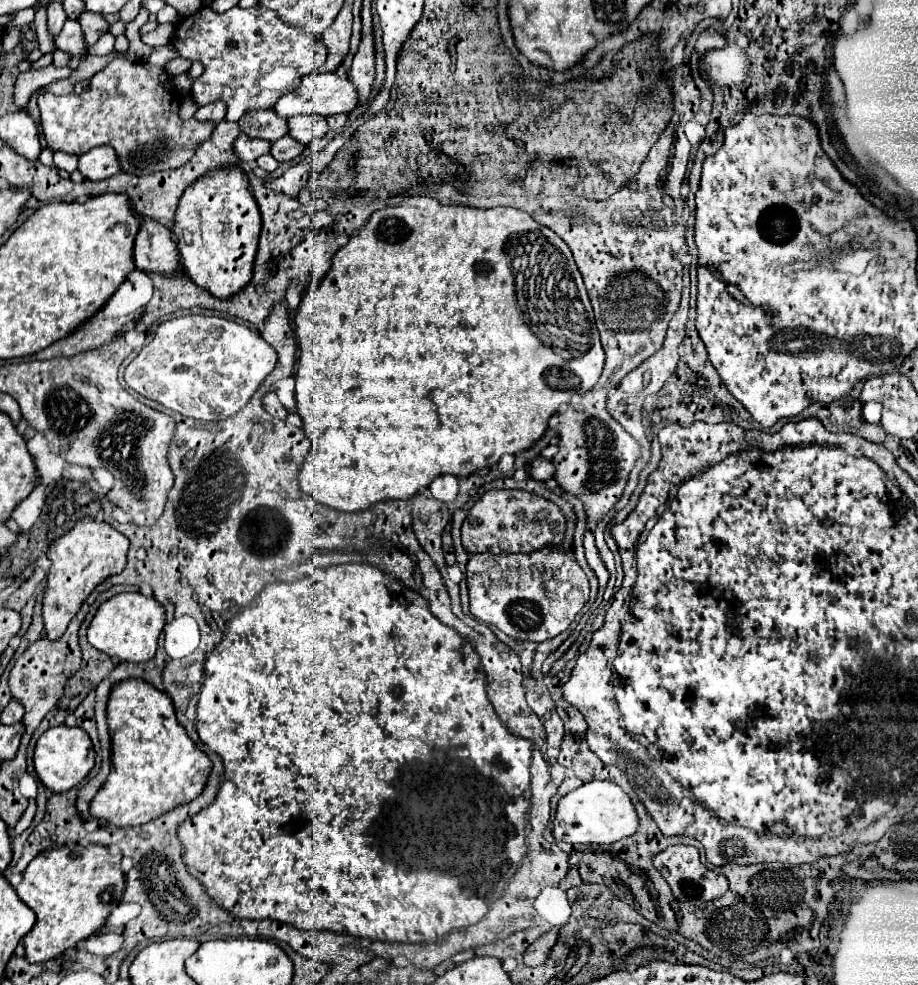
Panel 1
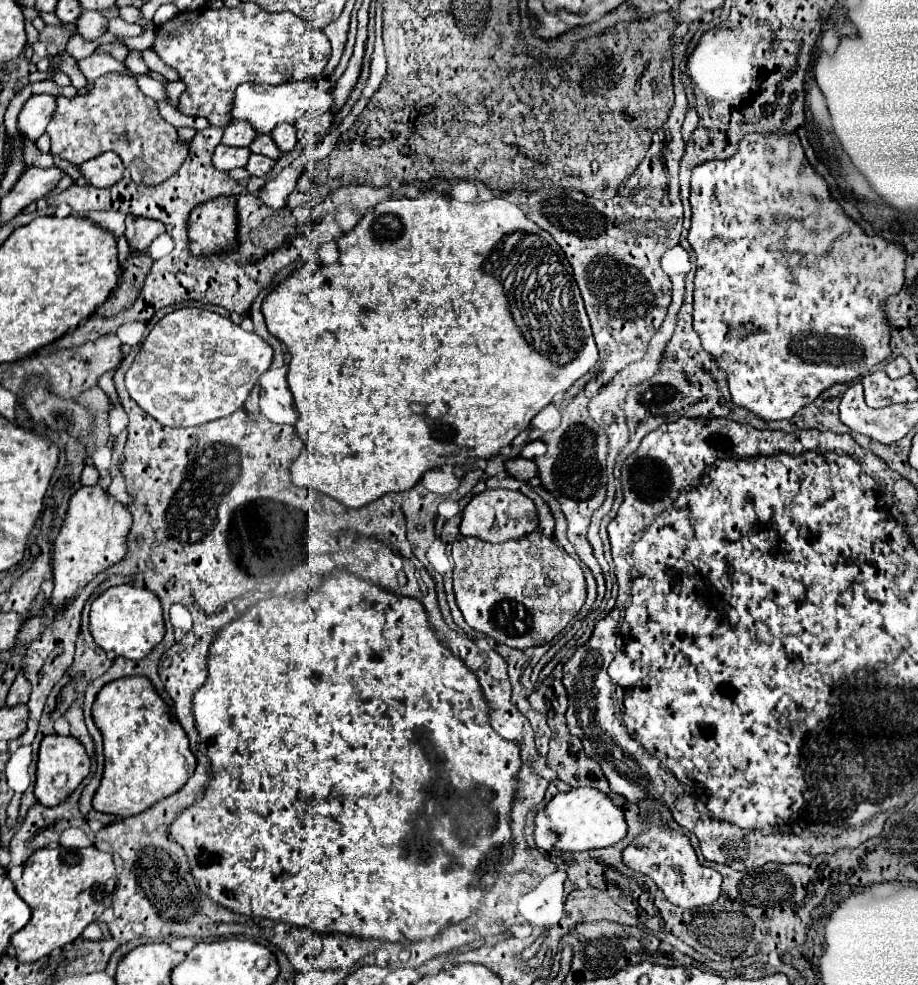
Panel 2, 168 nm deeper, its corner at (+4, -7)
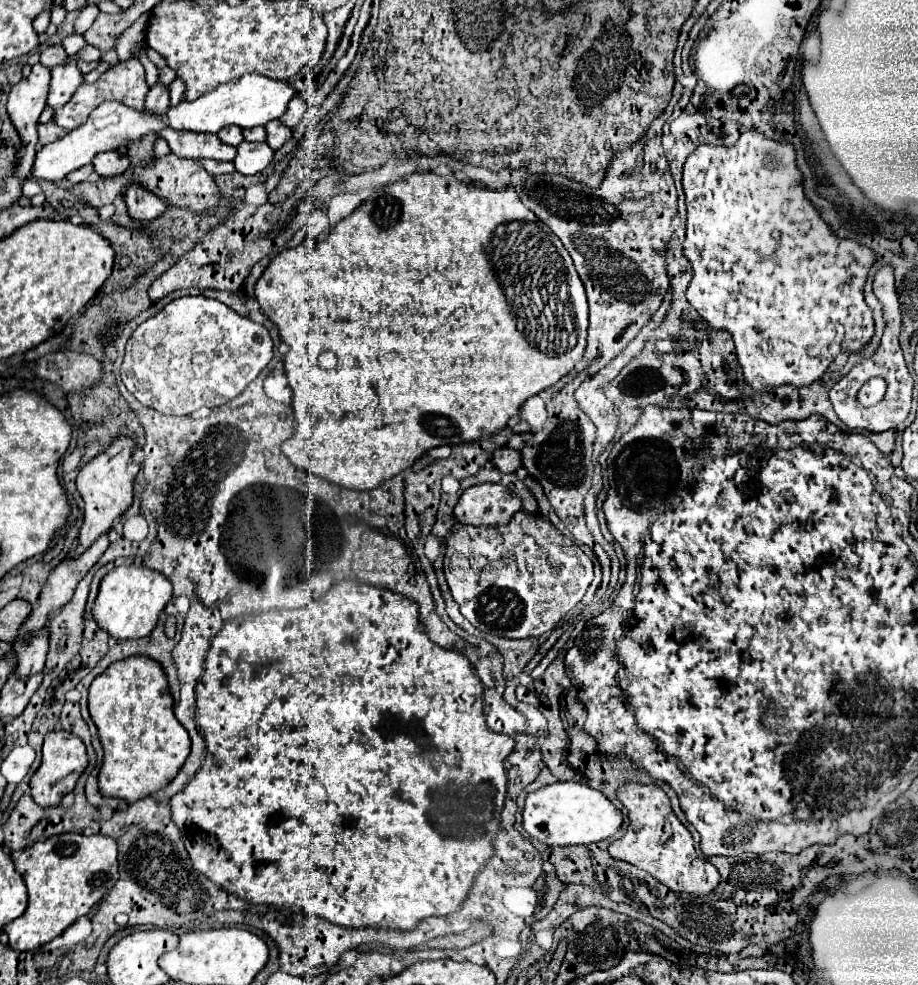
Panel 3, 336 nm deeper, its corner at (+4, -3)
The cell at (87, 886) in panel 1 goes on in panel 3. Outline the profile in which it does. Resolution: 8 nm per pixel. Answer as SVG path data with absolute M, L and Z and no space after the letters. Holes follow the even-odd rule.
M58 834L36 842L26 848L16 860L16 872L24 878L28 888L28 908L24 916L4 926L10 938L10 946L16 952L36 950L56 936L60 936L68 926L72 926L80 916L86 916L92 906L96 906L104 894L118 880L118 850L116 842L108 836L84 836L84 834Z

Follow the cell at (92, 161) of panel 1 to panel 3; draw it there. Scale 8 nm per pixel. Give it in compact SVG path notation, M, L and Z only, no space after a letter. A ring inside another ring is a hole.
M108 150L108 152L100 152L94 160L94 170L98 172L98 176L102 178L112 178L112 176L120 176L130 168L130 160L118 152L118 150Z

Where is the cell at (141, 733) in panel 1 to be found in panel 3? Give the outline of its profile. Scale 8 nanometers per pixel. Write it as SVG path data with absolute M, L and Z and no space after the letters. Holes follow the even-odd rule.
M130 656L108 666L108 670L102 672L90 686L88 710L104 748L104 762L98 774L98 788L104 796L136 802L164 788L164 784L168 784L168 780L172 780L184 766L190 752L190 736L174 716L174 700L158 662L144 656Z

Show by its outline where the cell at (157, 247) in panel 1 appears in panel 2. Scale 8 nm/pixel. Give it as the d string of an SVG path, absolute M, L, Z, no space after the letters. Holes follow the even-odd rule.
M126 216L126 240L132 250L146 252L150 242L164 232L164 224L160 220L152 218L140 218L140 216Z

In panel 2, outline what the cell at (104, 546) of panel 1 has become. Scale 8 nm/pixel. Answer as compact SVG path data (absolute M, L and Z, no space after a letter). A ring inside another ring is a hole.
M96 486L78 488L68 506L66 520L54 542L52 570L54 570L54 592L52 604L64 606L76 592L86 586L98 572L120 562L126 556L126 534L132 526L132 514L124 504L112 504L108 492Z

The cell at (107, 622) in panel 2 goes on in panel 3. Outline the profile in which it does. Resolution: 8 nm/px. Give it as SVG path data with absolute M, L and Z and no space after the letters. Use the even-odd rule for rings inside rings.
M120 566L108 572L100 584L92 616L100 628L116 640L136 640L148 636L160 618L160 612L172 598L172 584L156 570L146 566Z

